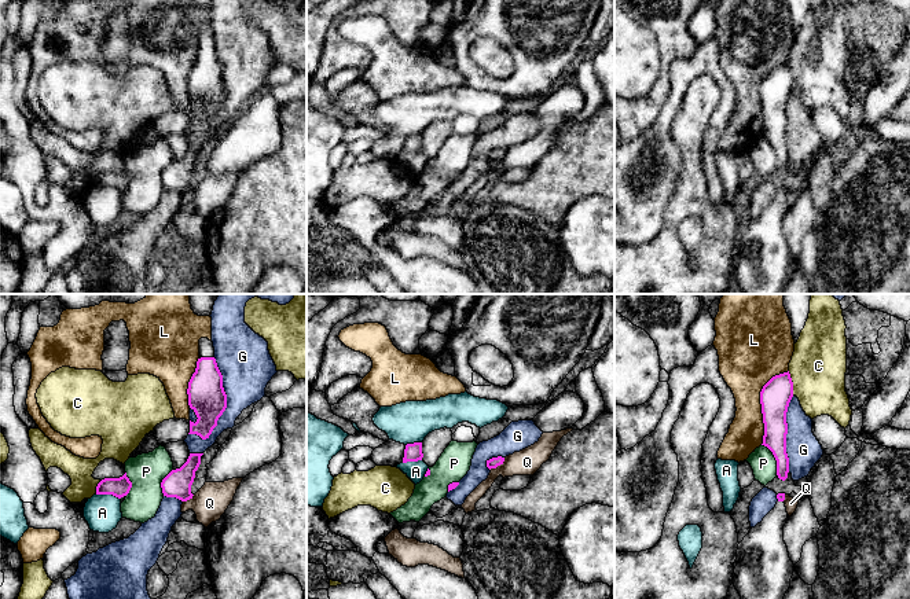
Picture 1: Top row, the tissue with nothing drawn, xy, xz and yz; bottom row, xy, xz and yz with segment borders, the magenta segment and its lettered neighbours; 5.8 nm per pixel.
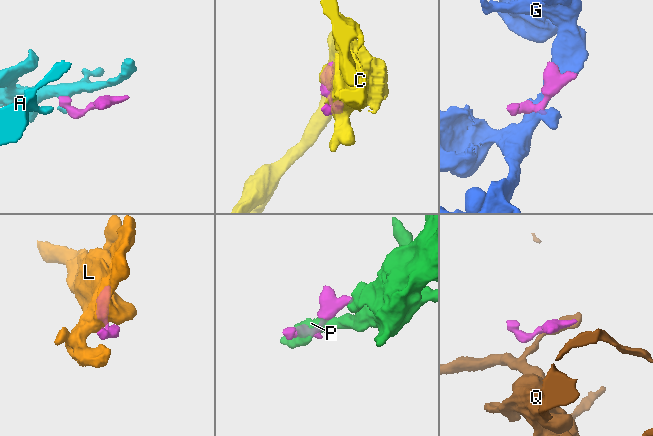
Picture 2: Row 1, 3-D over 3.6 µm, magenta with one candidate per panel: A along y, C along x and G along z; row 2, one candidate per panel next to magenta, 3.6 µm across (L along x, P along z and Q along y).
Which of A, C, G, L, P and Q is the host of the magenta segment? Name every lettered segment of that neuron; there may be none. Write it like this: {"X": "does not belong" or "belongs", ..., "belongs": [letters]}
{"A": "does not belong", "C": "does not belong", "G": "does not belong", "L": "does not belong", "P": "does not belong", "Q": "does not belong", "belongs": []}

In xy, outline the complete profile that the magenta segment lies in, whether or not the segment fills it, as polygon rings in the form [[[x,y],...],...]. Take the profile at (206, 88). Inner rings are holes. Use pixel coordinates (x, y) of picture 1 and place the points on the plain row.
[[[208,30],[199,32],[199,51],[188,74],[187,87],[188,98],[198,110],[195,115],[190,113],[188,126],[206,132],[227,100],[223,67],[214,51],[213,34]]]

